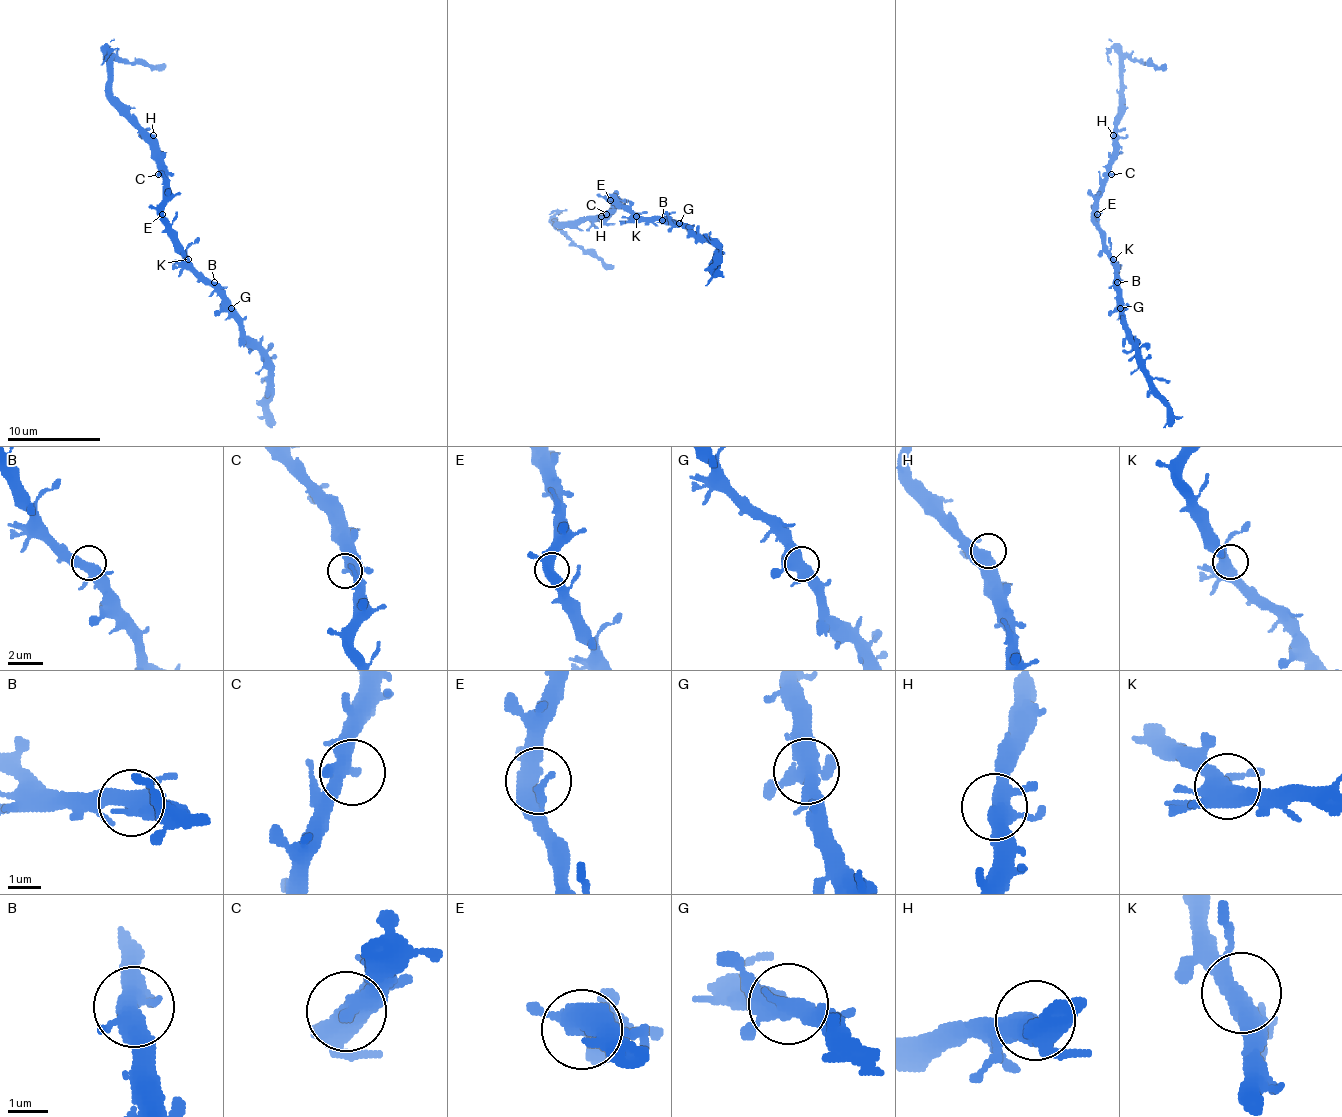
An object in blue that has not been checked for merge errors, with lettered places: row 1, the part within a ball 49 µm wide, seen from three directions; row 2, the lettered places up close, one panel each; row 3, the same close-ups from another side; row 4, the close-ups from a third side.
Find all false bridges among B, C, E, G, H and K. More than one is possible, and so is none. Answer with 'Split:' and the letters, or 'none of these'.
Split: none of these

